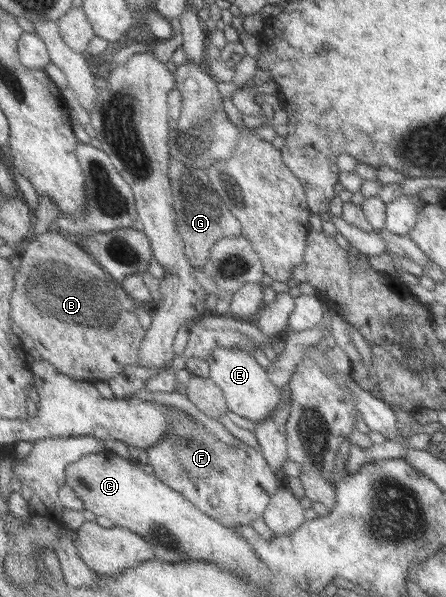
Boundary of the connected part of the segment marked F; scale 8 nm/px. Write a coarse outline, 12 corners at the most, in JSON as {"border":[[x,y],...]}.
{"border":[[172,410],[153,474],[224,526],[263,518],[264,455]]}

